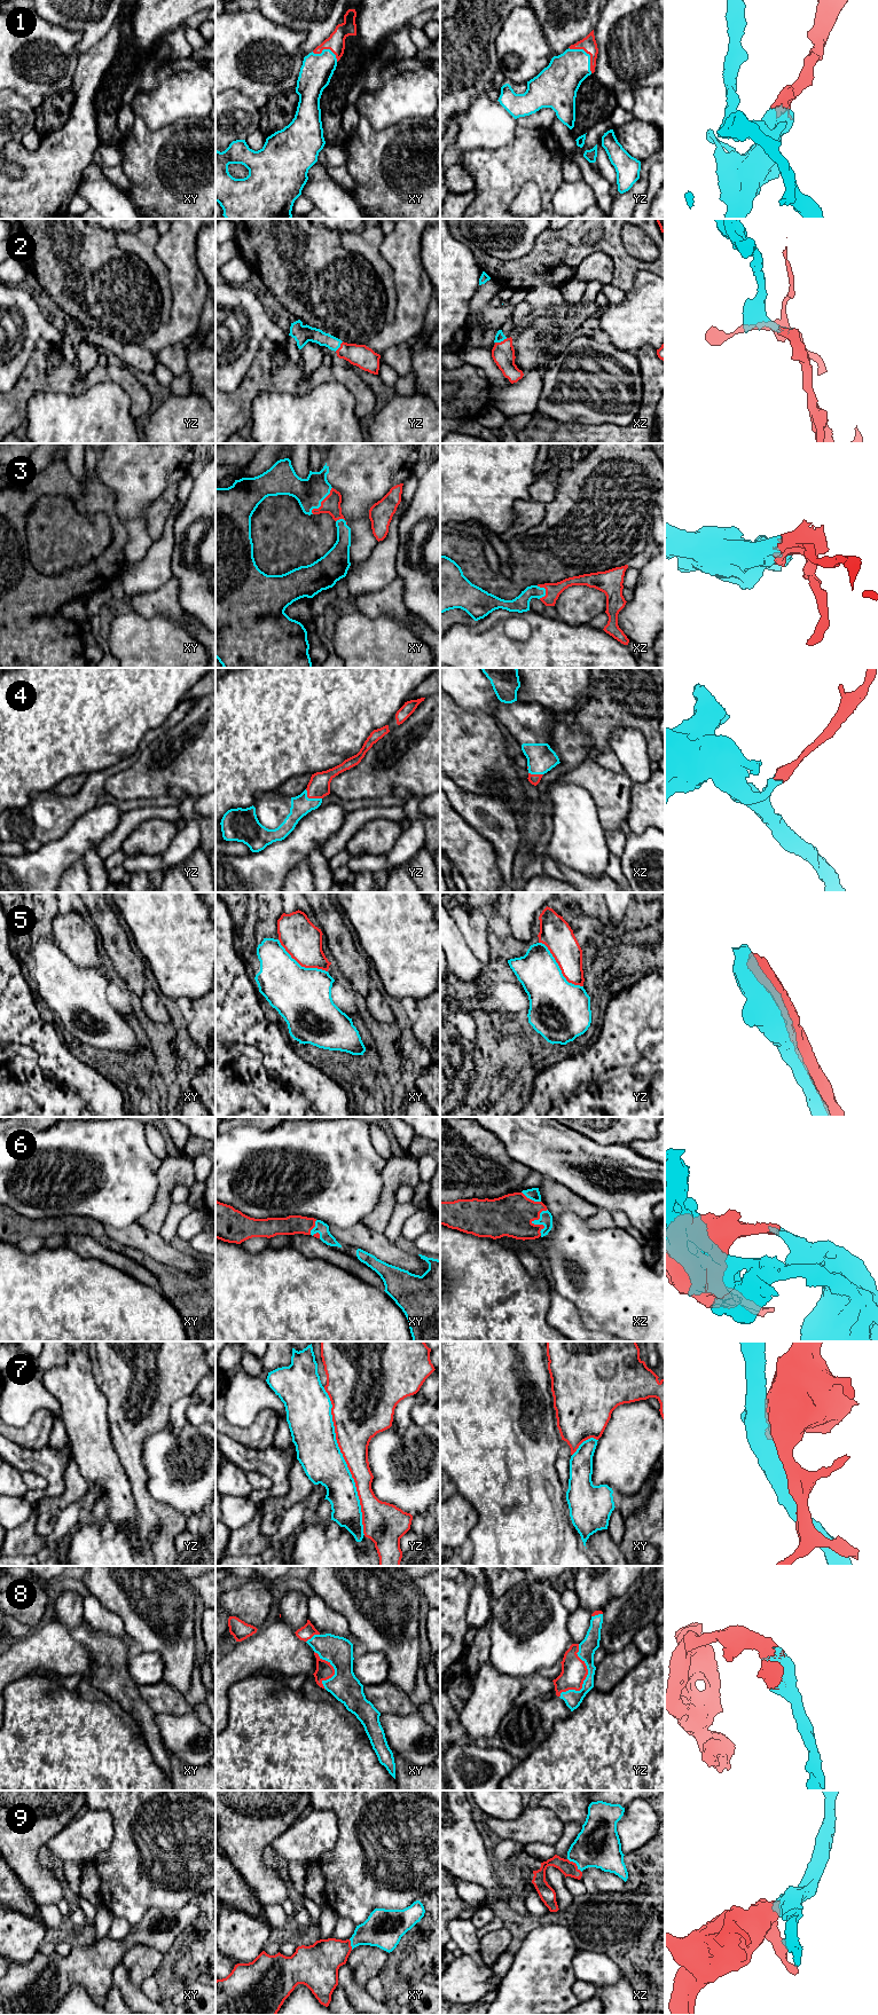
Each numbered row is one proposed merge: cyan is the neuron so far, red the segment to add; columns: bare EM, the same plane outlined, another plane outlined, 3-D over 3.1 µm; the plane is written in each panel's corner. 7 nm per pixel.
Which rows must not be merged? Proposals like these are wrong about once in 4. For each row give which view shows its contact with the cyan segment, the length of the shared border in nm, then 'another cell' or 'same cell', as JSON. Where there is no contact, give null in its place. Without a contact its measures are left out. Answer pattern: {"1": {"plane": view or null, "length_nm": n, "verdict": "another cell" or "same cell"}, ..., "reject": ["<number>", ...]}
{"1": {"plane": "yz", "length_nm": 240, "verdict": "same cell"}, "2": {"plane": "xz", "length_nm": 90, "verdict": "same cell"}, "3": {"plane": "xy", "length_nm": 240, "verdict": "same cell"}, "4": {"plane": "yz", "length_nm": 140, "verdict": "same cell"}, "5": {"plane": "yz", "length_nm": 440, "verdict": "another cell"}, "6": {"plane": "xz", "length_nm": 200, "verdict": "same cell"}, "7": {"plane": "yz", "length_nm": 1050, "verdict": "another cell"}, "8": {"plane": "yz", "length_nm": 400, "verdict": "same cell"}, "9": {"plane": "xz", "length_nm": 140, "verdict": "same cell"}, "reject": ["5", "7"]}

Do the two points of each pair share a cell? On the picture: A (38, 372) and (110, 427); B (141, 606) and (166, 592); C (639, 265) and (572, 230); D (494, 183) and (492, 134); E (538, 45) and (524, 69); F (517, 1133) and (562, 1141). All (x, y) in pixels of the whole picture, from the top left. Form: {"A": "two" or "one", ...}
{"A": "two", "B": "one", "C": "one", "D": "two", "E": "one", "F": "one"}

